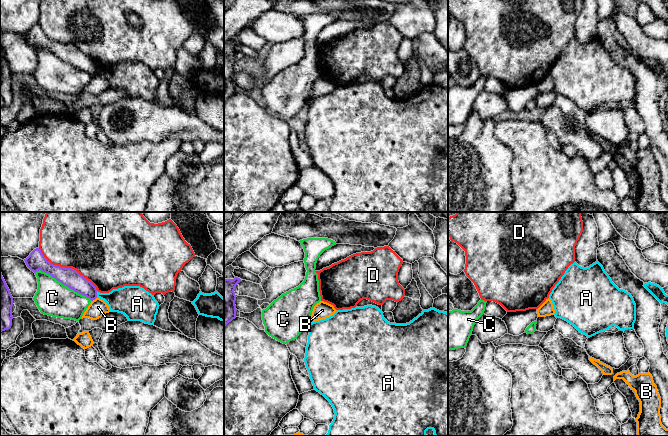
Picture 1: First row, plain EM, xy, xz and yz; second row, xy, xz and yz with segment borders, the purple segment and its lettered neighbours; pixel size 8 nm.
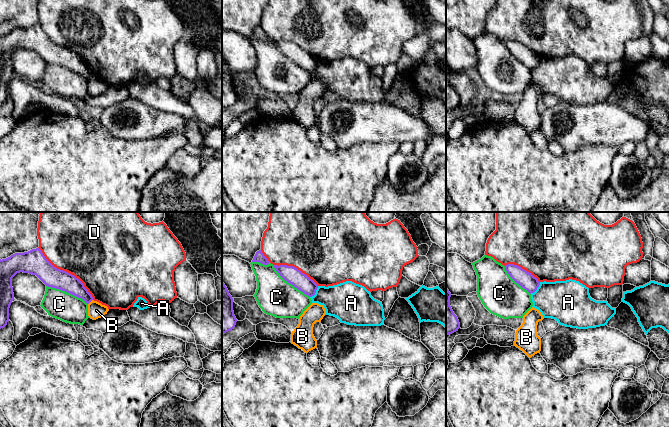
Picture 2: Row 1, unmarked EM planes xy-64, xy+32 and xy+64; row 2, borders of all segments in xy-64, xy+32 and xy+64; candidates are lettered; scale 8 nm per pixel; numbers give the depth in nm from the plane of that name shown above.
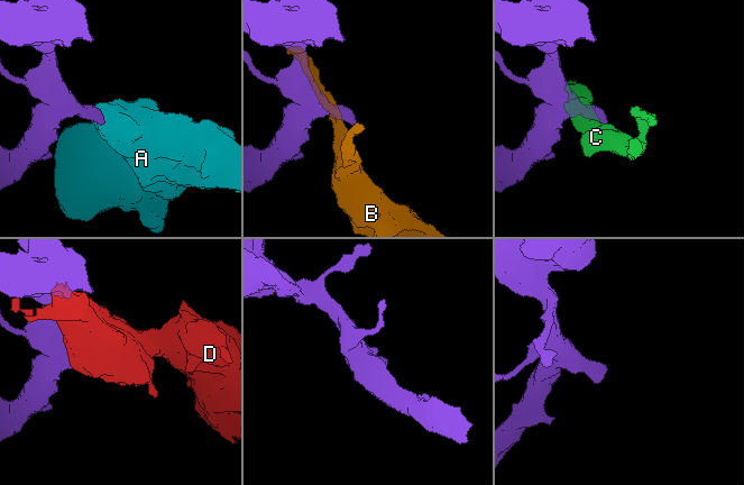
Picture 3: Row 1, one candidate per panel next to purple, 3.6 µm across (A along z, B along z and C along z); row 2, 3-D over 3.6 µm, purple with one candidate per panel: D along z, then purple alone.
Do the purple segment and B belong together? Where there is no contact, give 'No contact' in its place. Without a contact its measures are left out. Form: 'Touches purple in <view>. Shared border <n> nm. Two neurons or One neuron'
Touches purple in xy. Shared border 60 nm. Two neurons

